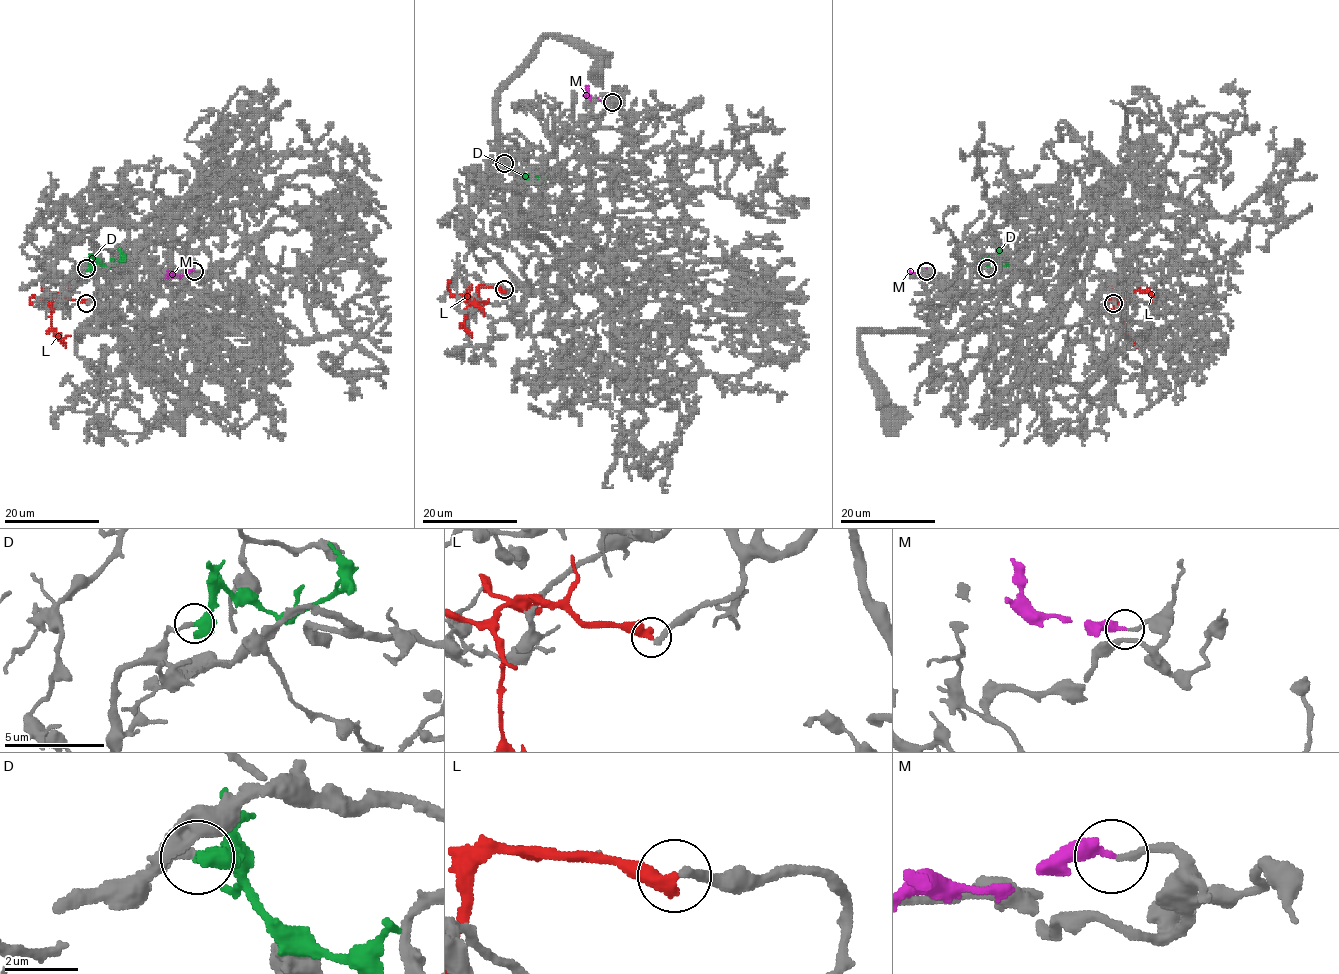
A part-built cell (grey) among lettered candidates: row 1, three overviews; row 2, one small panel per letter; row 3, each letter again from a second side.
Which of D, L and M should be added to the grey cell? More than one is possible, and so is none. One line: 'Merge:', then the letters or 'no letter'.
Merge: M

